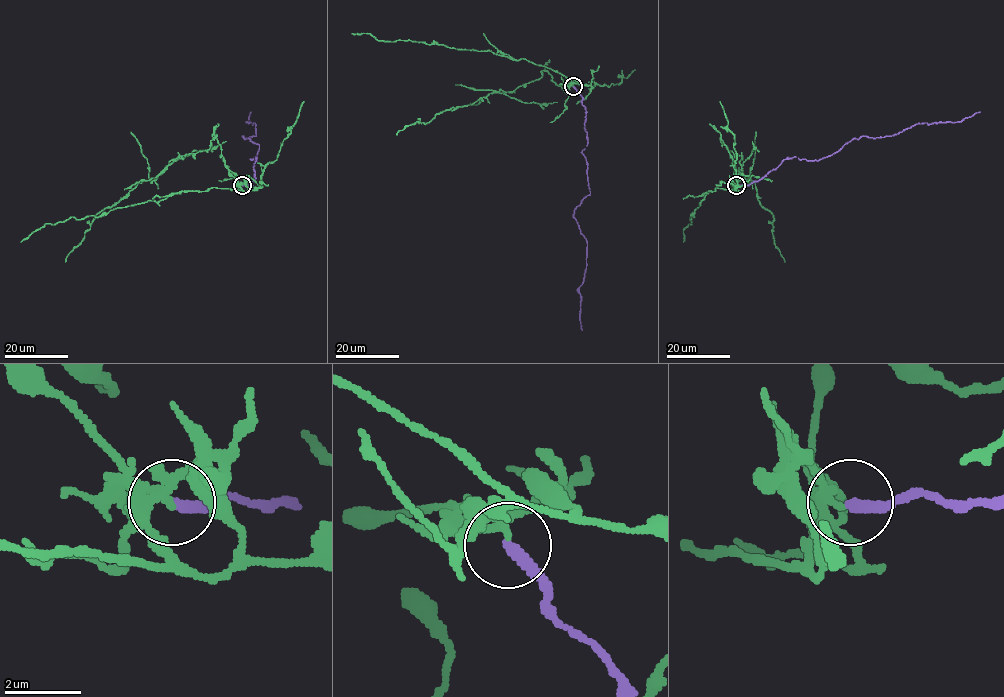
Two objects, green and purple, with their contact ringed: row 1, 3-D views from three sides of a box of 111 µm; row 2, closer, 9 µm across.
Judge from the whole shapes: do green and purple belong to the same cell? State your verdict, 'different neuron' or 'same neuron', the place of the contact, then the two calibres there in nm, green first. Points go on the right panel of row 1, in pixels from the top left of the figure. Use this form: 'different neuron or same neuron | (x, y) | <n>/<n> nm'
different neuron | (736, 185) | 170/300 nm

